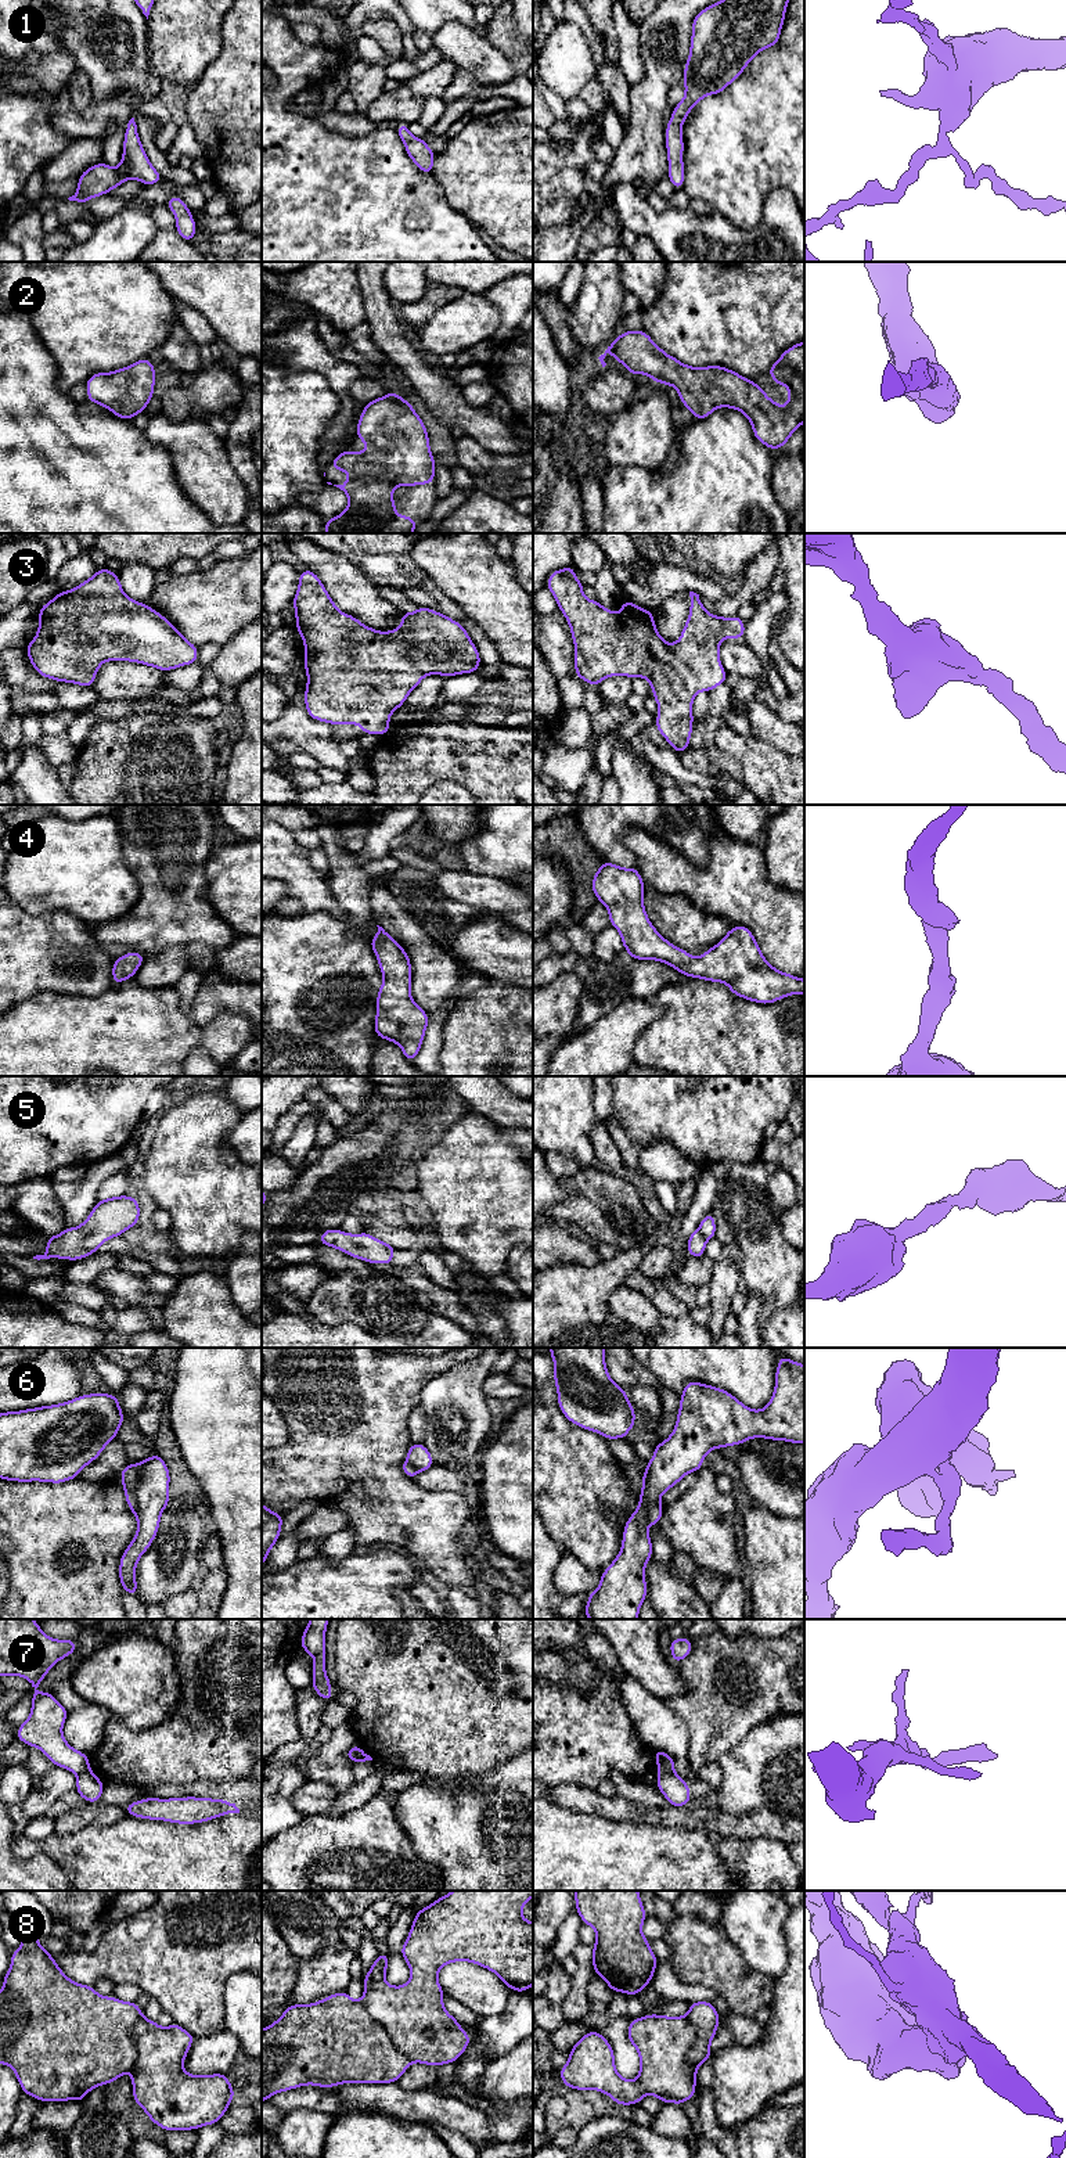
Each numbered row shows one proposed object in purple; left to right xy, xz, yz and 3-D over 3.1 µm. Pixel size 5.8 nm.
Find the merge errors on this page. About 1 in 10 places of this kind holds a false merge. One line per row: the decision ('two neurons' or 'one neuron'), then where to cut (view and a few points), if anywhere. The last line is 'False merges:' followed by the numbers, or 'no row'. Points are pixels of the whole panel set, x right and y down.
1: one neuron; cut none
2: one neuron; cut none
3: one neuron; cut none
4: one neuron; cut none
5: one neuron; cut none
6: two neurons; cut xy (134, 1466), (136, 1514)
7: two neurons; cut yz (659, 1770), (673, 1772)
8: one neuron; cut none
False merges: 6, 7

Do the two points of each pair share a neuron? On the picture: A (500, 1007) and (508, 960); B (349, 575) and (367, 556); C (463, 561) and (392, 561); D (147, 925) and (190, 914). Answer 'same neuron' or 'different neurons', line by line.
A: different neurons
B: different neurons
C: different neurons
D: same neuron

